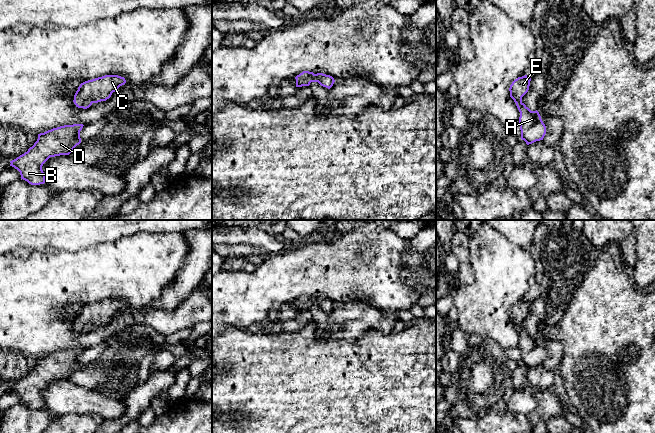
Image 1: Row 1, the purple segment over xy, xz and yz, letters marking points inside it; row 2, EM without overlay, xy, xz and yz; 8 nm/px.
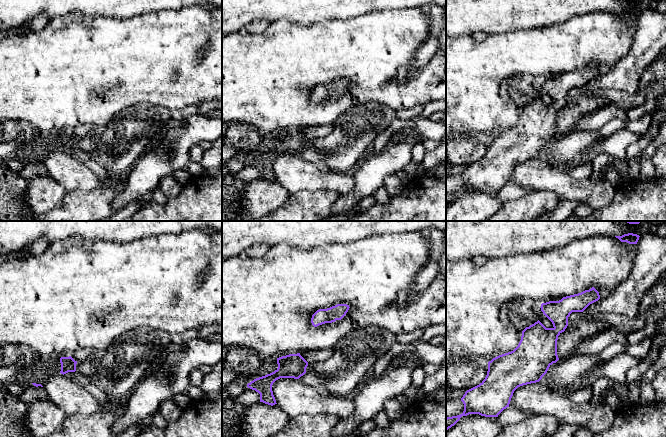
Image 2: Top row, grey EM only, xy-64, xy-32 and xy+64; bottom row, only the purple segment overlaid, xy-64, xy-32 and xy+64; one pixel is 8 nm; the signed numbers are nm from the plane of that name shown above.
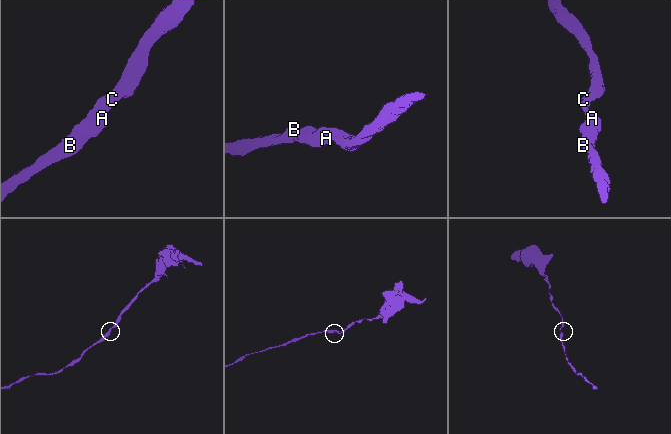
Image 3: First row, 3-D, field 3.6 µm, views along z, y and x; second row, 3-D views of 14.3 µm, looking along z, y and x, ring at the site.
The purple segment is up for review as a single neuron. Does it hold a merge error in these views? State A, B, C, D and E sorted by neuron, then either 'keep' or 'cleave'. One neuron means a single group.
A B C D E; keep

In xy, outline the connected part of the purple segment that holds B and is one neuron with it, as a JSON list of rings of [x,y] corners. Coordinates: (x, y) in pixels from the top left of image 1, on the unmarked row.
[[[83,348],[64,349],[38,358],[38,363],[27,376],[10,385],[10,390],[20,396],[21,403],[31,409],[45,406],[43,388],[50,382],[69,379],[81,367]]]

